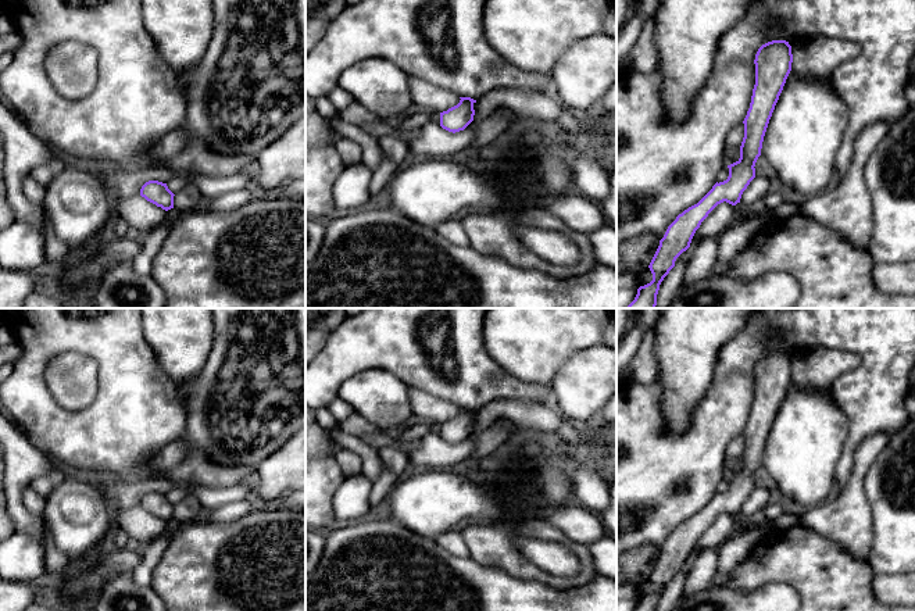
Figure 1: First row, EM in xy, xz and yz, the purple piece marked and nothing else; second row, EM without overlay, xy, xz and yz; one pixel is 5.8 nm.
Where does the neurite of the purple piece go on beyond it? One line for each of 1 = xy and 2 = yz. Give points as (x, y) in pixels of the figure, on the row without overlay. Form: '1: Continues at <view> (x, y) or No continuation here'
1: No continuation here
2: No continuation here

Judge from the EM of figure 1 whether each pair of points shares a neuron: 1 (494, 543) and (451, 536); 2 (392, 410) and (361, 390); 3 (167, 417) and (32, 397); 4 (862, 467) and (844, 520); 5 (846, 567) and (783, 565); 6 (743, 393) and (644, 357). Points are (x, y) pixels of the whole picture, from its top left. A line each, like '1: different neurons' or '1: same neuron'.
1: different neurons
2: same neuron
3: same neuron
4: same neuron
5: same neuron
6: different neurons

